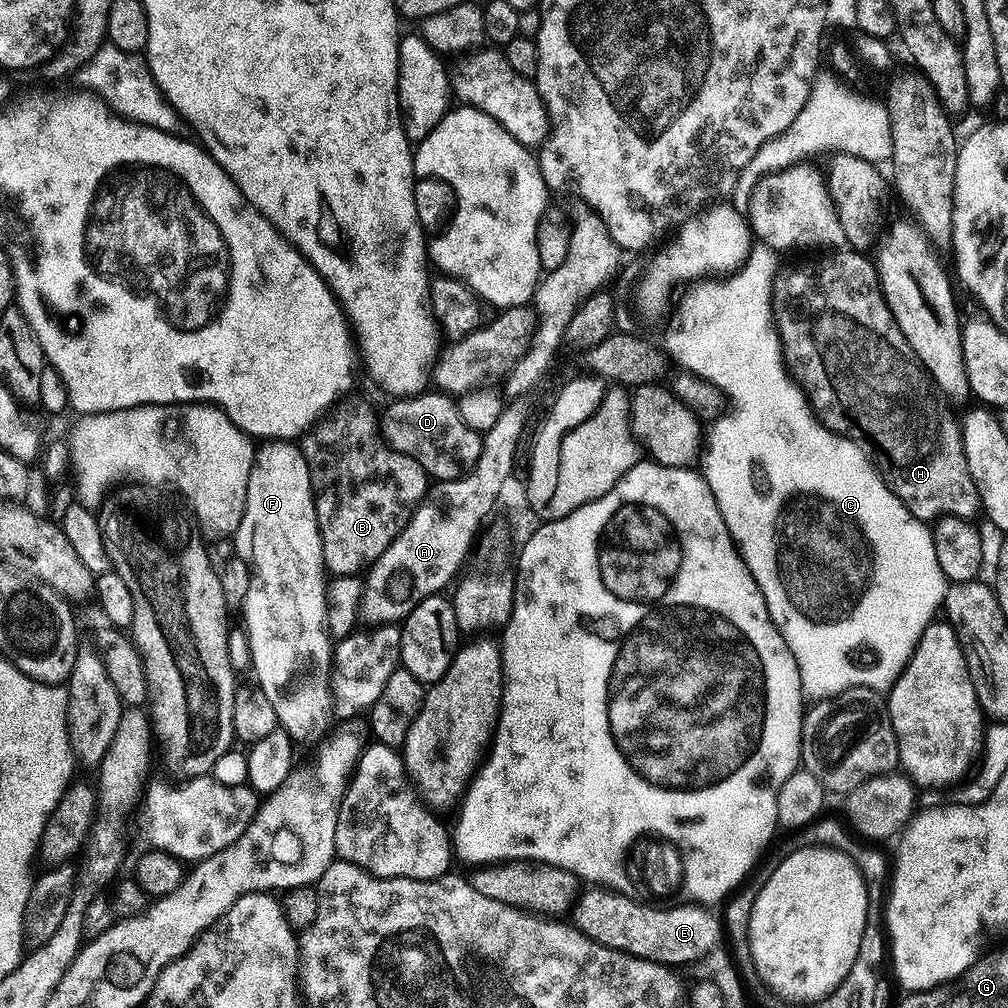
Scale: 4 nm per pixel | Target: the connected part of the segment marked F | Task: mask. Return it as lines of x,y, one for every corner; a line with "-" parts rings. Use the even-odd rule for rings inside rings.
268,438
261,444
264,445
259,445
256,448
256,457
252,463
250,478
246,486
246,506
242,514
242,522
234,534
236,552
248,564
252,574
250,578
250,590
246,590
246,602
242,609
242,615
244,615
242,628
248,634
248,645
250,646
250,654
252,655
250,672
256,675
255,683
266,694
266,698
270,698
271,704
274,705
277,725
283,728
292,737
293,741
313,740
313,742
316,742
329,731
328,719
333,719
334,716
332,710
332,688
330,685
332,649
334,644
329,637
328,623
326,622
326,594
324,593
326,587
326,569
324,566
324,551
322,550
320,527
318,526
318,518
316,517
316,497
312,486
312,472
309,470
308,463
304,457
304,449
299,443
293,442
291,439

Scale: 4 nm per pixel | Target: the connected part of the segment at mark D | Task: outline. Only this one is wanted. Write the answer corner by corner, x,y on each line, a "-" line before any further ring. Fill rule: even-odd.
425,390
418,396
406,396
391,401
385,412
379,417
380,429
384,440
399,452
405,452
422,470
427,472
433,481
453,480
463,476
468,469
473,468
478,462
478,454
482,450
481,433
475,432
466,422
462,422
462,414
457,401
451,395
439,390

